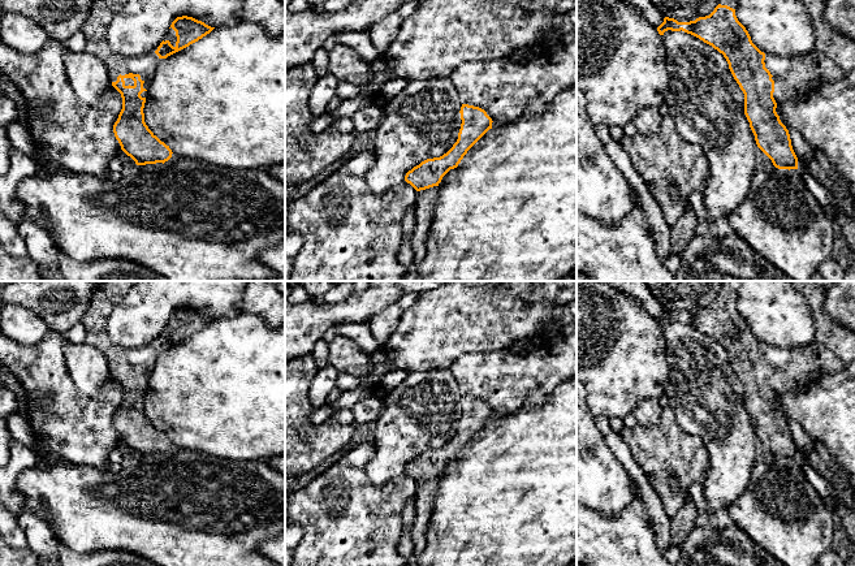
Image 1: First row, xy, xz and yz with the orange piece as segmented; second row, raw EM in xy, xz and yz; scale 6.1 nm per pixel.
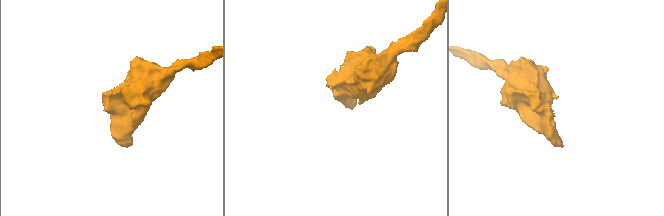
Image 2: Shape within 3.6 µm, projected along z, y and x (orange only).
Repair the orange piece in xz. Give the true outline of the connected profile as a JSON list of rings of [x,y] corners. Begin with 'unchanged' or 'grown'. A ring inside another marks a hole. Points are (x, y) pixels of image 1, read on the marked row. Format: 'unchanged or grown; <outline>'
grown; [[[462,104],[461,129],[453,147],[440,157],[427,159],[414,167],[405,176],[405,181],[416,191],[415,229],[411,238],[414,252],[413,265],[418,265],[426,256],[426,238],[433,220],[433,209],[442,177],[458,167],[467,151],[492,129],[492,118],[479,107]]]

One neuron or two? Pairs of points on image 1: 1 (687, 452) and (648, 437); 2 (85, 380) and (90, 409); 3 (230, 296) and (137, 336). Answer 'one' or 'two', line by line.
1: one
2: two
3: one

